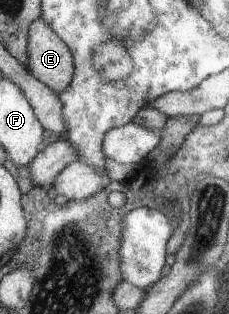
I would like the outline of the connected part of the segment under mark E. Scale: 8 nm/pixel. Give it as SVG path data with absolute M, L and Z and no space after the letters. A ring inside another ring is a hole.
M45 18L33 23L28 66L41 82L54 88L57 94L65 91L73 79L74 55Z

